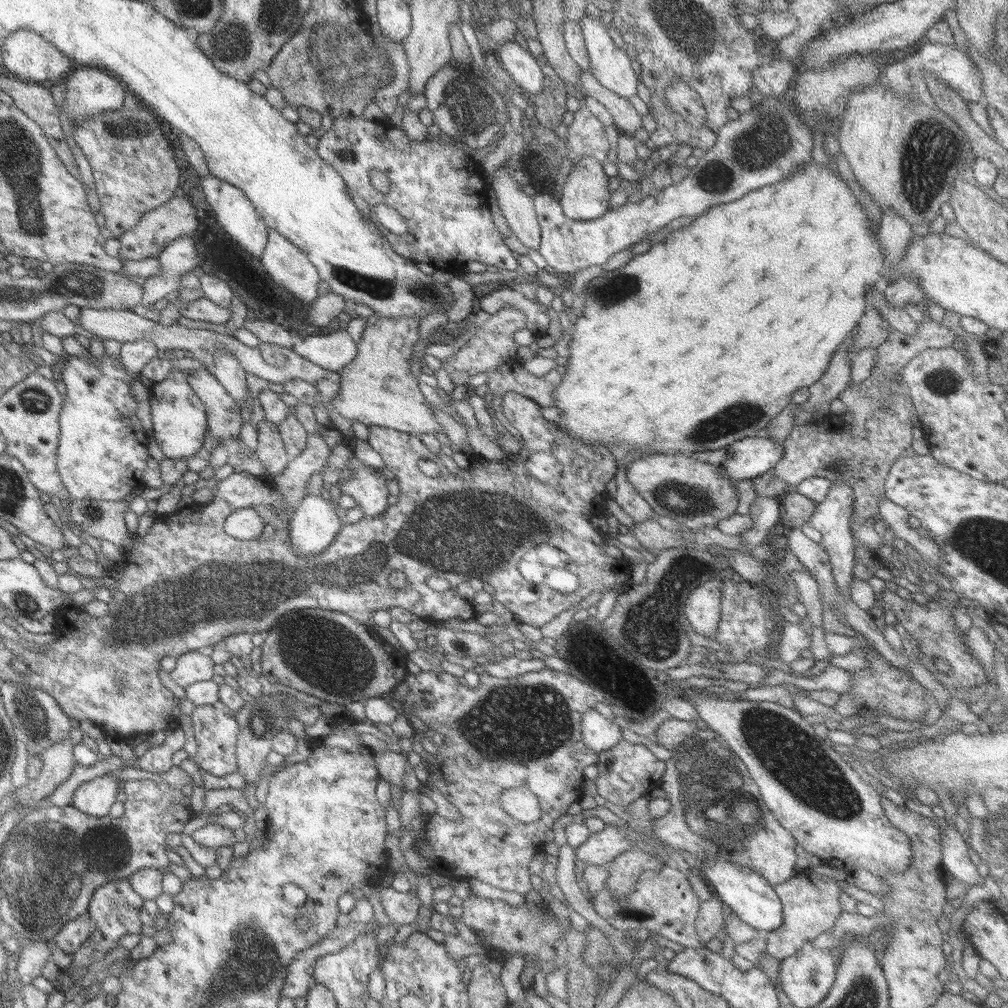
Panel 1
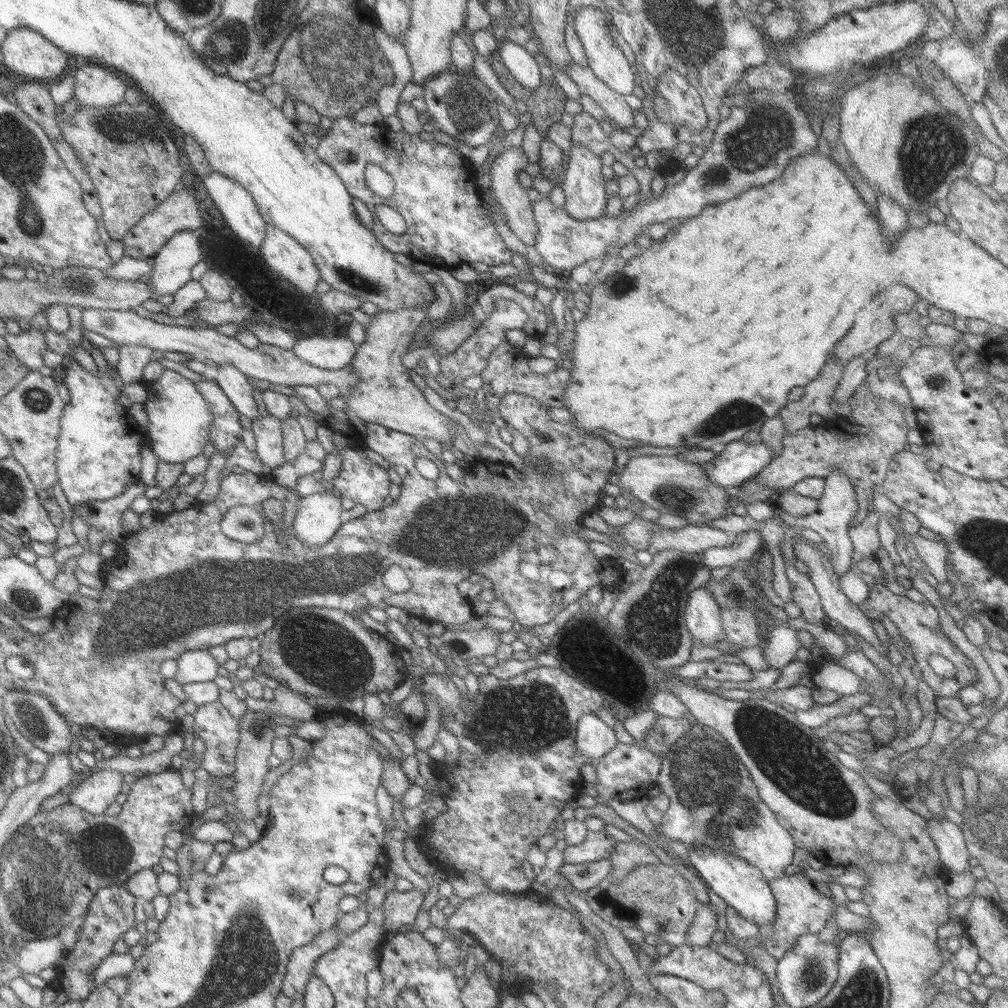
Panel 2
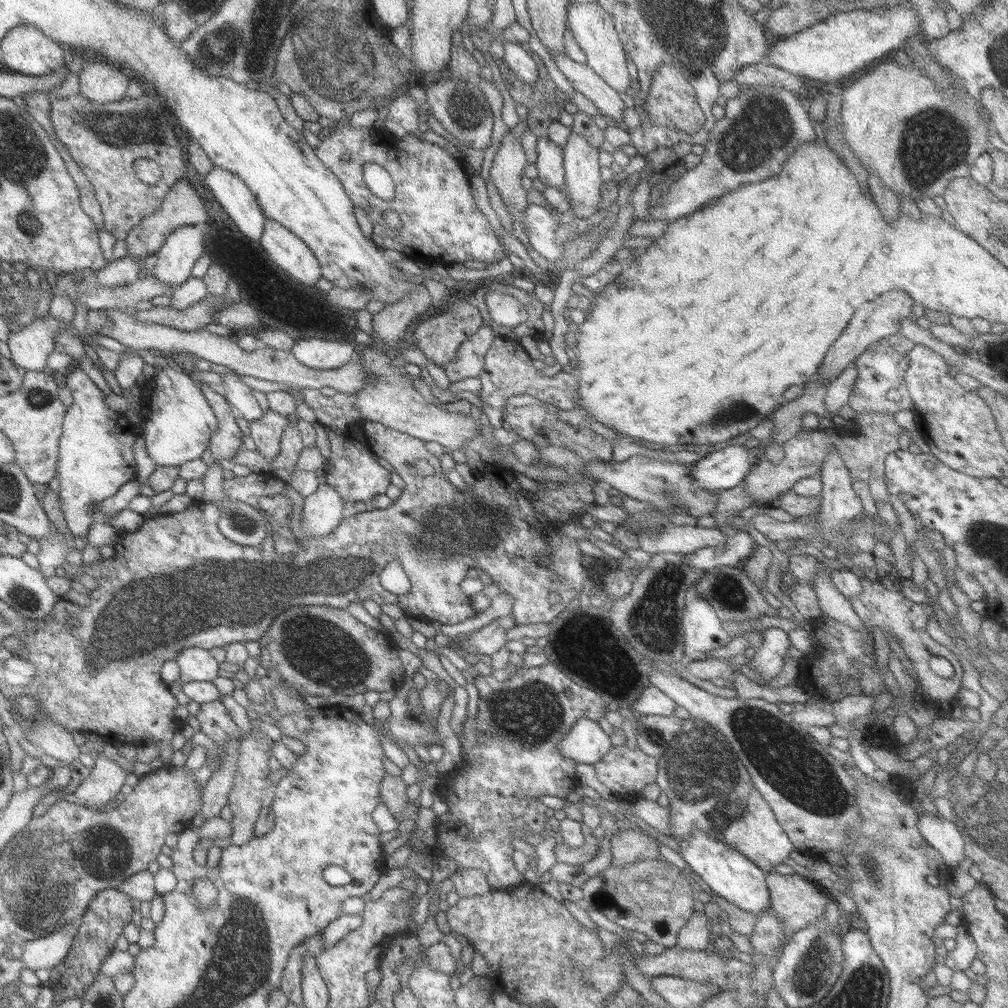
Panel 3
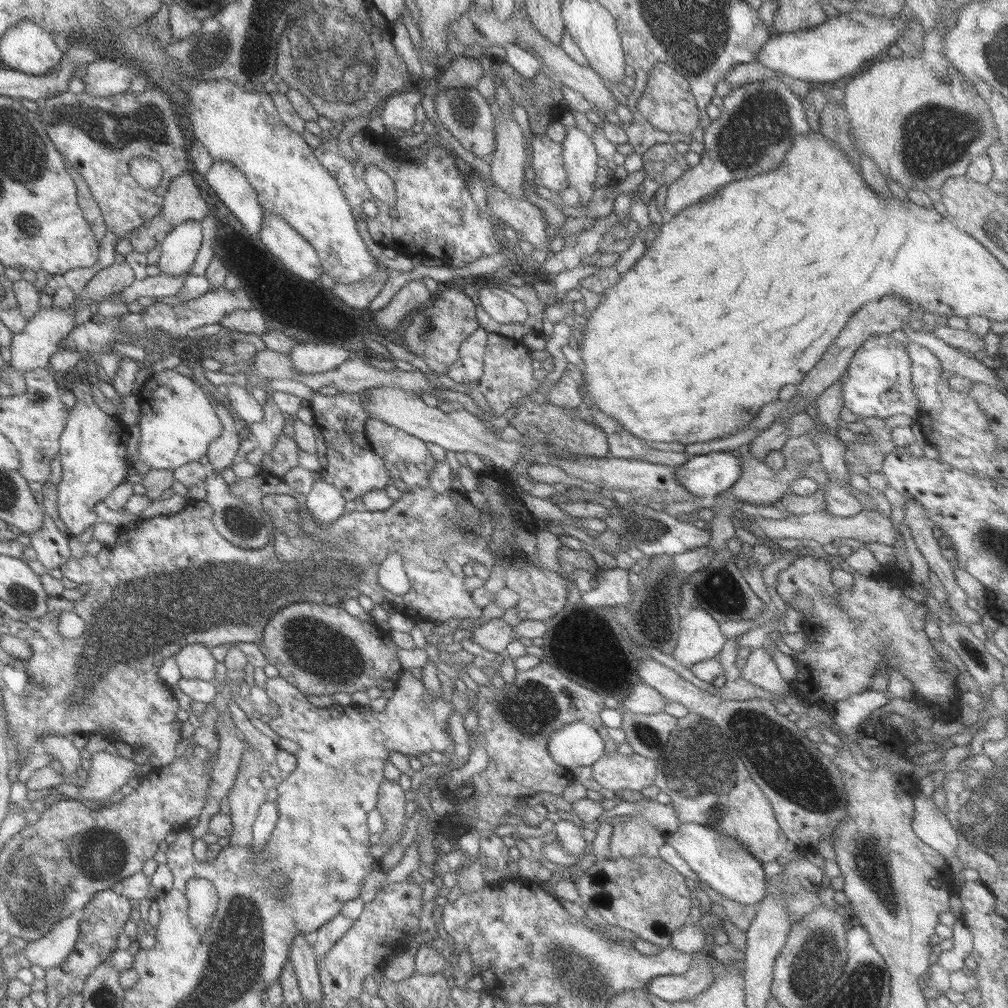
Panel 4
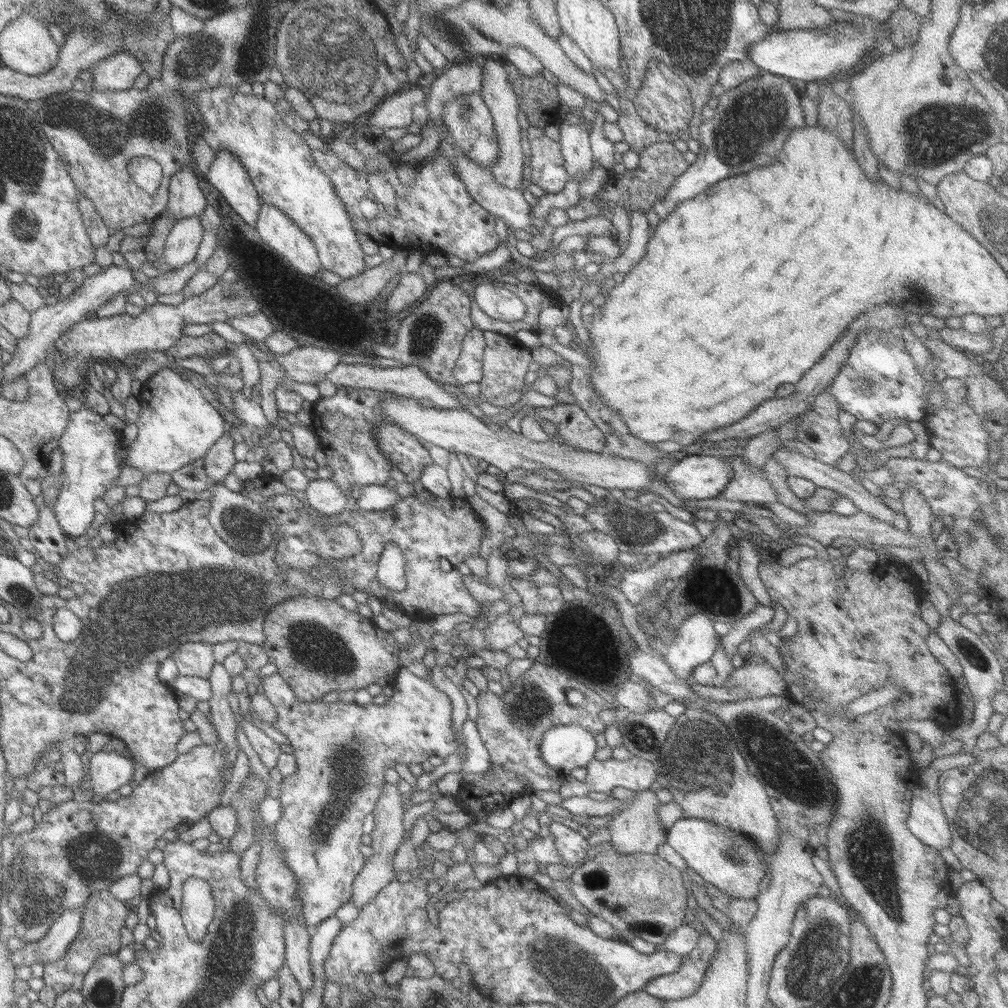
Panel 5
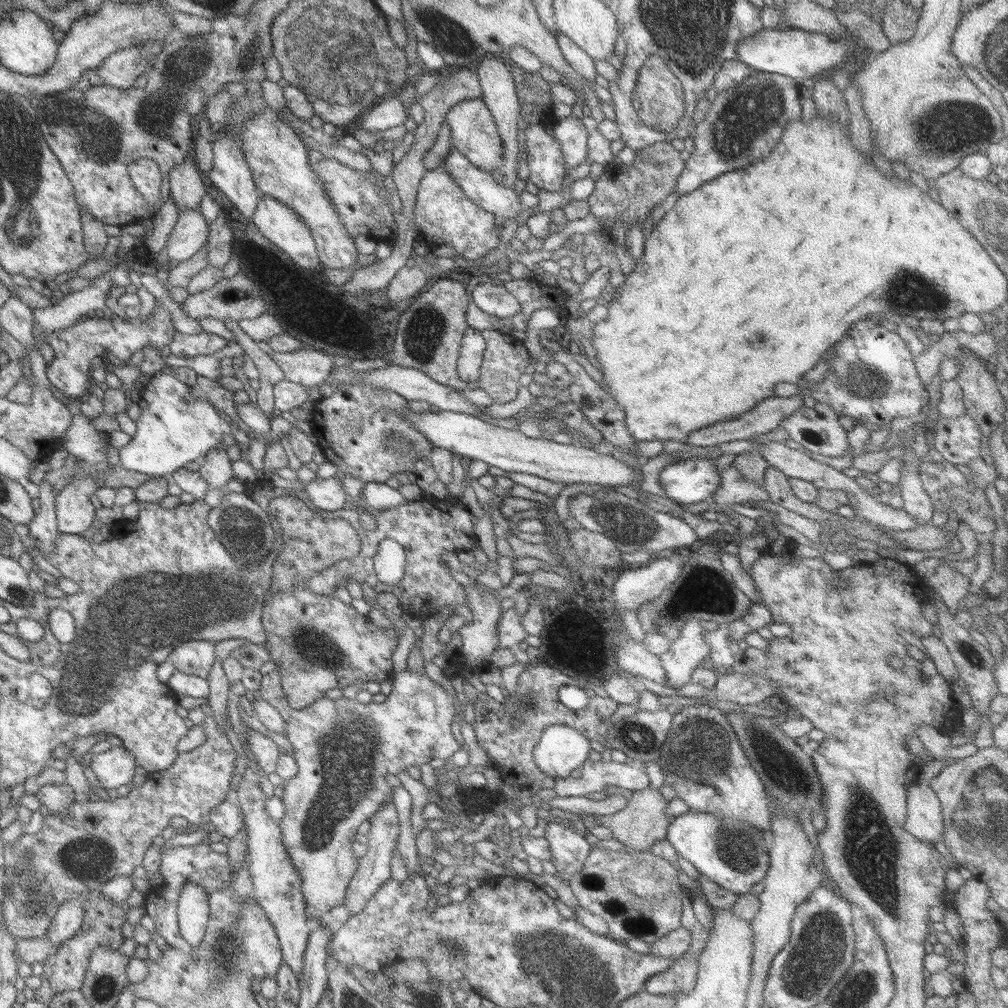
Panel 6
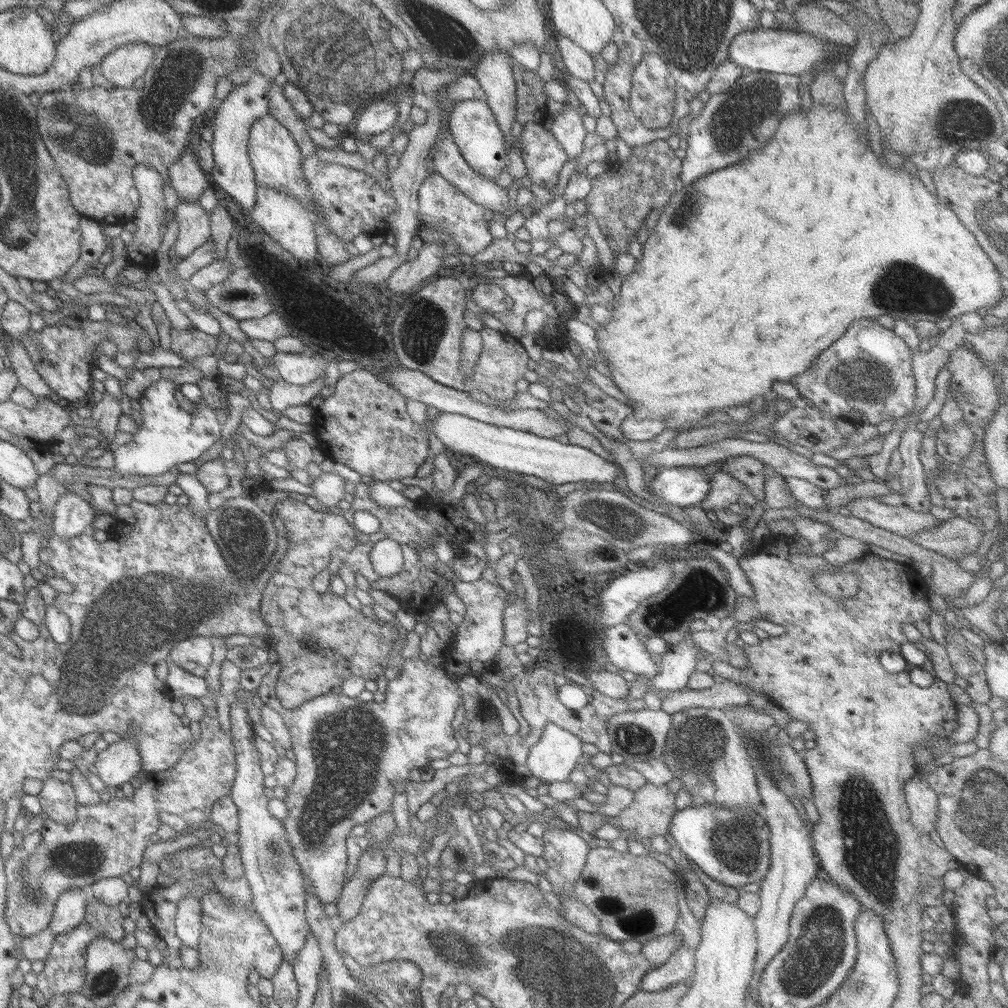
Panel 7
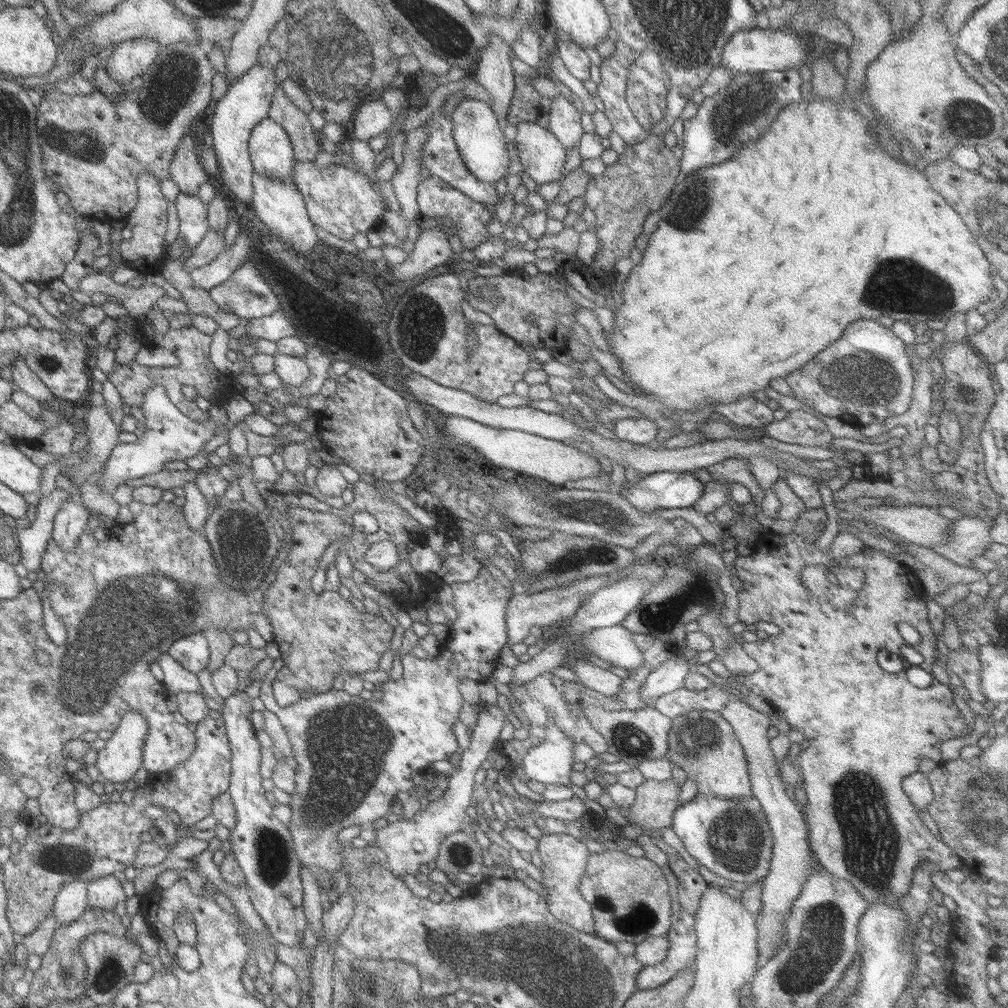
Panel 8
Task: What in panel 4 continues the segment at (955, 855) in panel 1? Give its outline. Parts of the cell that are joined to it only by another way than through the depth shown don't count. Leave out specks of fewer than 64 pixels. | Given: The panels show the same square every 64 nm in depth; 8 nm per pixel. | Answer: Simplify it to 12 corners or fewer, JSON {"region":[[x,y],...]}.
{"region":[[914,798],[914,834],[945,859],[958,834],[933,798]]}

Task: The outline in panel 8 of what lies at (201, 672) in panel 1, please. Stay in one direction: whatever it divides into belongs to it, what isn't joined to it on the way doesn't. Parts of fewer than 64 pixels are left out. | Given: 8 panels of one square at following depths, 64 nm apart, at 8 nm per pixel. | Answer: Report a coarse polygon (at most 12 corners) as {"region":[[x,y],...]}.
{"region":[[200,632],[173,641],[167,653],[195,675],[209,661]]}

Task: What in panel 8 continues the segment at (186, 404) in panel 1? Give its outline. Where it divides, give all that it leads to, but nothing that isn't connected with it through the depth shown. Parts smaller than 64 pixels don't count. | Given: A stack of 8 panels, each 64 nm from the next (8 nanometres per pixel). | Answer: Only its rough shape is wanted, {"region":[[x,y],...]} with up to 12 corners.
{"region":[[163,386],[146,391],[144,426],[118,443],[95,485],[125,480],[188,460],[217,434],[184,416]]}

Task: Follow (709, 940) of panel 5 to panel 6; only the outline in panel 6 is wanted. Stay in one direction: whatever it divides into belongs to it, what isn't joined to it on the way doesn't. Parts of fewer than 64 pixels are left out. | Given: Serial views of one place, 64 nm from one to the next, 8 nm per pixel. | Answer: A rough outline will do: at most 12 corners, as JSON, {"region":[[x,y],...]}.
{"region":[[682,887],[680,927],[691,947],[642,990],[656,996],[690,994],[697,958],[709,940]]}

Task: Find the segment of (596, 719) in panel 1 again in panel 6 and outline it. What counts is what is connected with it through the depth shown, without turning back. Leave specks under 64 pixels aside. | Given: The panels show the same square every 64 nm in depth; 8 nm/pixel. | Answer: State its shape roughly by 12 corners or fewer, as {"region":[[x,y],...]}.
{"region":[[564,725],[541,734],[532,762],[563,779],[587,762],[590,739]]}

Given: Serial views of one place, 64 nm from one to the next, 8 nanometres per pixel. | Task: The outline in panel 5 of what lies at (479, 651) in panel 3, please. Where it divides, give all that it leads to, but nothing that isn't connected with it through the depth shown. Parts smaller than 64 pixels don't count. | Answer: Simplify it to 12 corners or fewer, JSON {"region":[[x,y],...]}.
{"region":[[508,612],[483,630],[487,649],[506,650],[524,637]]}

